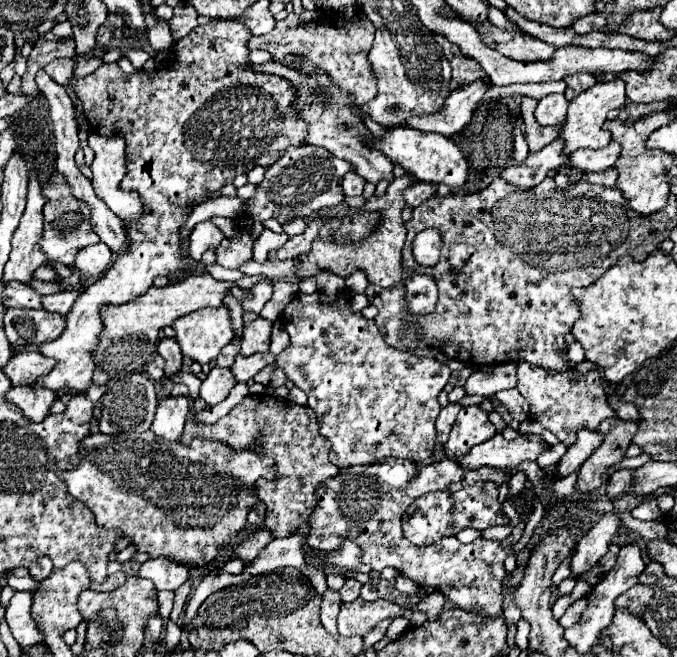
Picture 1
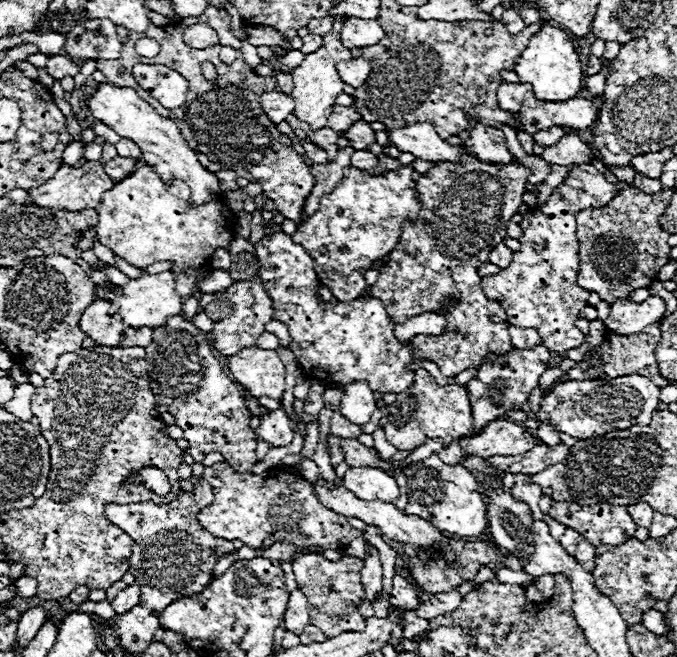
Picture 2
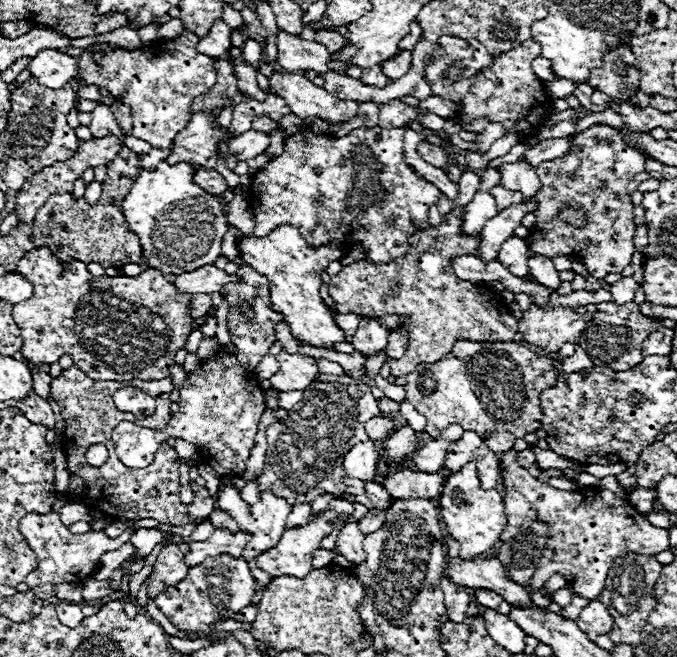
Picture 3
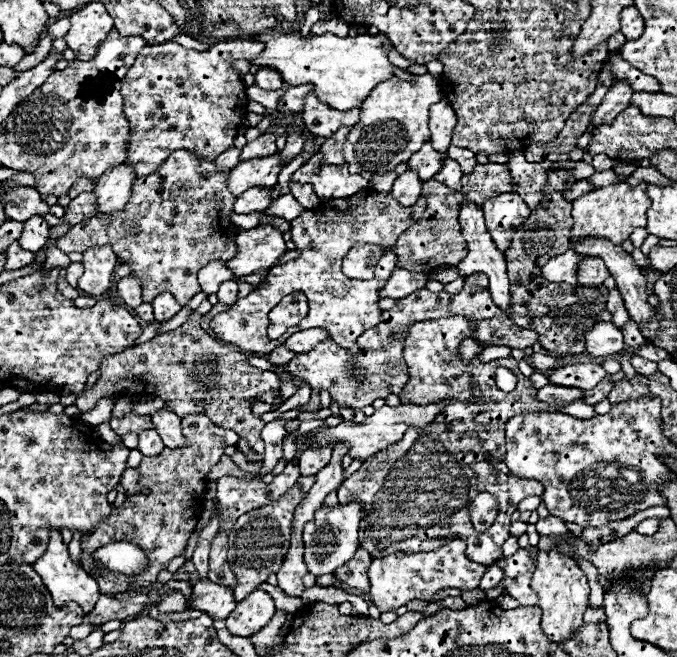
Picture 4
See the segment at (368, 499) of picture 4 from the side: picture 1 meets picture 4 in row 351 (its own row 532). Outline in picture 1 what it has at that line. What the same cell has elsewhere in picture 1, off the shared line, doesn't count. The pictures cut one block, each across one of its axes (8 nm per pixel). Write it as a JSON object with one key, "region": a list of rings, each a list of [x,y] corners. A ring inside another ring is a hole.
{"region":[[[476,482],[458,492],[428,492],[416,498],[402,516],[404,536],[416,546],[430,546],[446,536],[456,536],[464,528],[486,530],[496,524],[508,524],[508,518],[500,516],[498,486],[494,482]]]}

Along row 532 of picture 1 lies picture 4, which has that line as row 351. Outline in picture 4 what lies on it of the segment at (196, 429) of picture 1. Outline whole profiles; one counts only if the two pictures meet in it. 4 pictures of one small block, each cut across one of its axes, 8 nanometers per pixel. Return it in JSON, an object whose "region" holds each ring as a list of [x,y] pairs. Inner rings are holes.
{"region":[[[278,346],[278,348],[274,348],[266,358],[268,358],[272,364],[282,366],[282,364],[288,364],[288,360],[292,360],[292,356],[296,356],[296,354],[290,352],[290,350],[286,350],[284,346]]]}

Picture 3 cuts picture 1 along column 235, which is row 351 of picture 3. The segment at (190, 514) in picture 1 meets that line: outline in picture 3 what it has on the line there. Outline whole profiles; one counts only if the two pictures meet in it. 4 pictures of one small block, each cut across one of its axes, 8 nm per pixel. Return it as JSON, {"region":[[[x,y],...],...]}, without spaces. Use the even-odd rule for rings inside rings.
{"region":[[[458,340],[452,346],[452,352],[442,356],[434,364],[418,364],[418,368],[406,376],[406,396],[408,402],[426,416],[426,432],[436,438],[448,424],[460,424],[464,430],[474,430],[480,438],[492,436],[492,452],[506,452],[512,448],[516,438],[524,438],[528,432],[536,432],[542,424],[540,410],[540,392],[556,384],[558,370],[556,362],[544,354],[538,354],[536,348],[528,348],[516,342],[472,342]]]}

